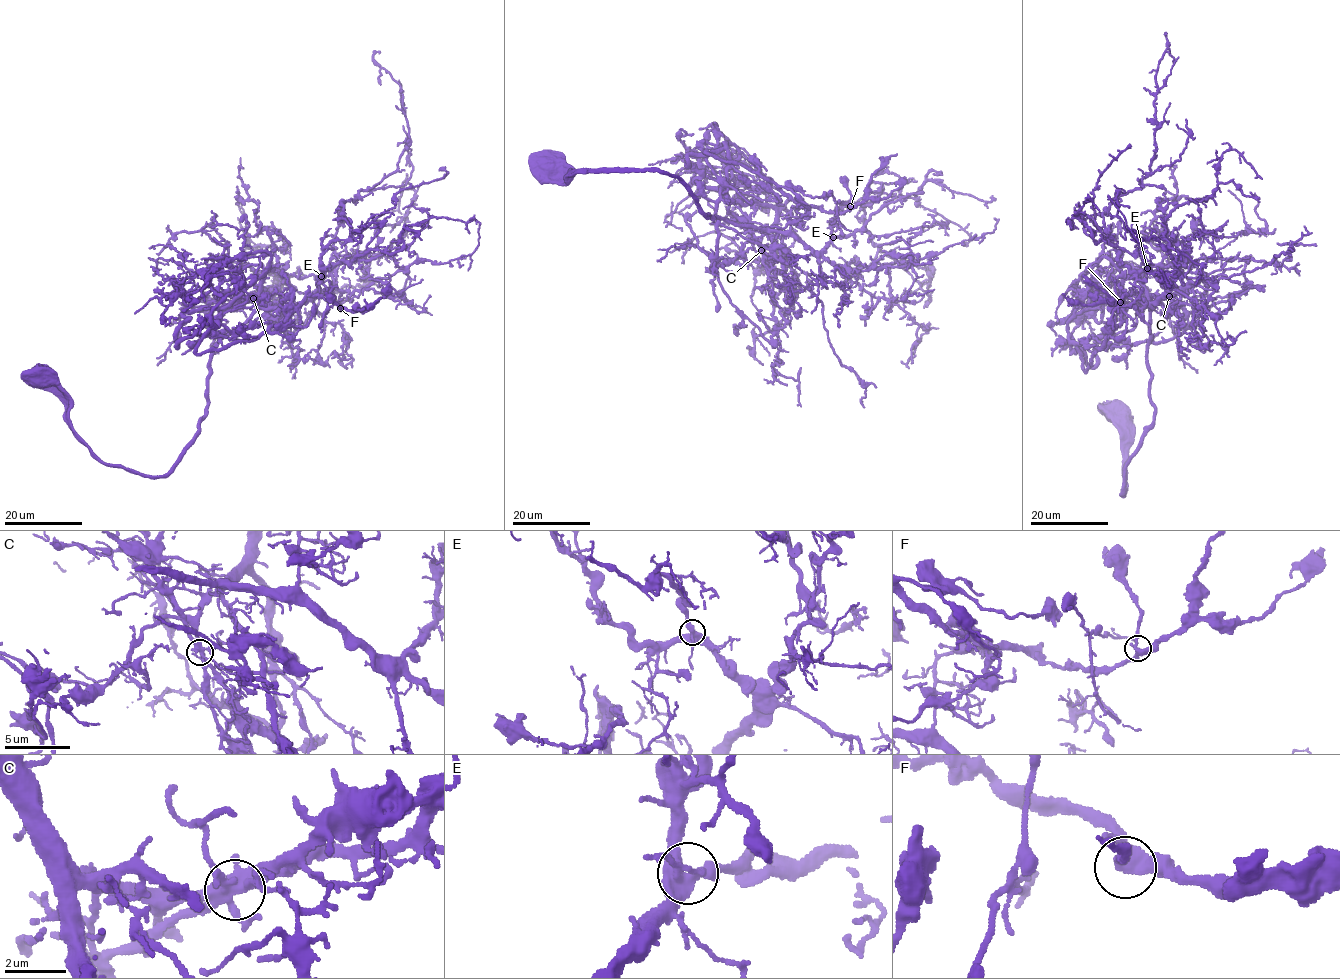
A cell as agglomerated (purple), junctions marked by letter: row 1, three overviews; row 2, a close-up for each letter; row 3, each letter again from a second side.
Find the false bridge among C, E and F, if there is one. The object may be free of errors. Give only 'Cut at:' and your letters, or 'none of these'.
Cut at: none of these

